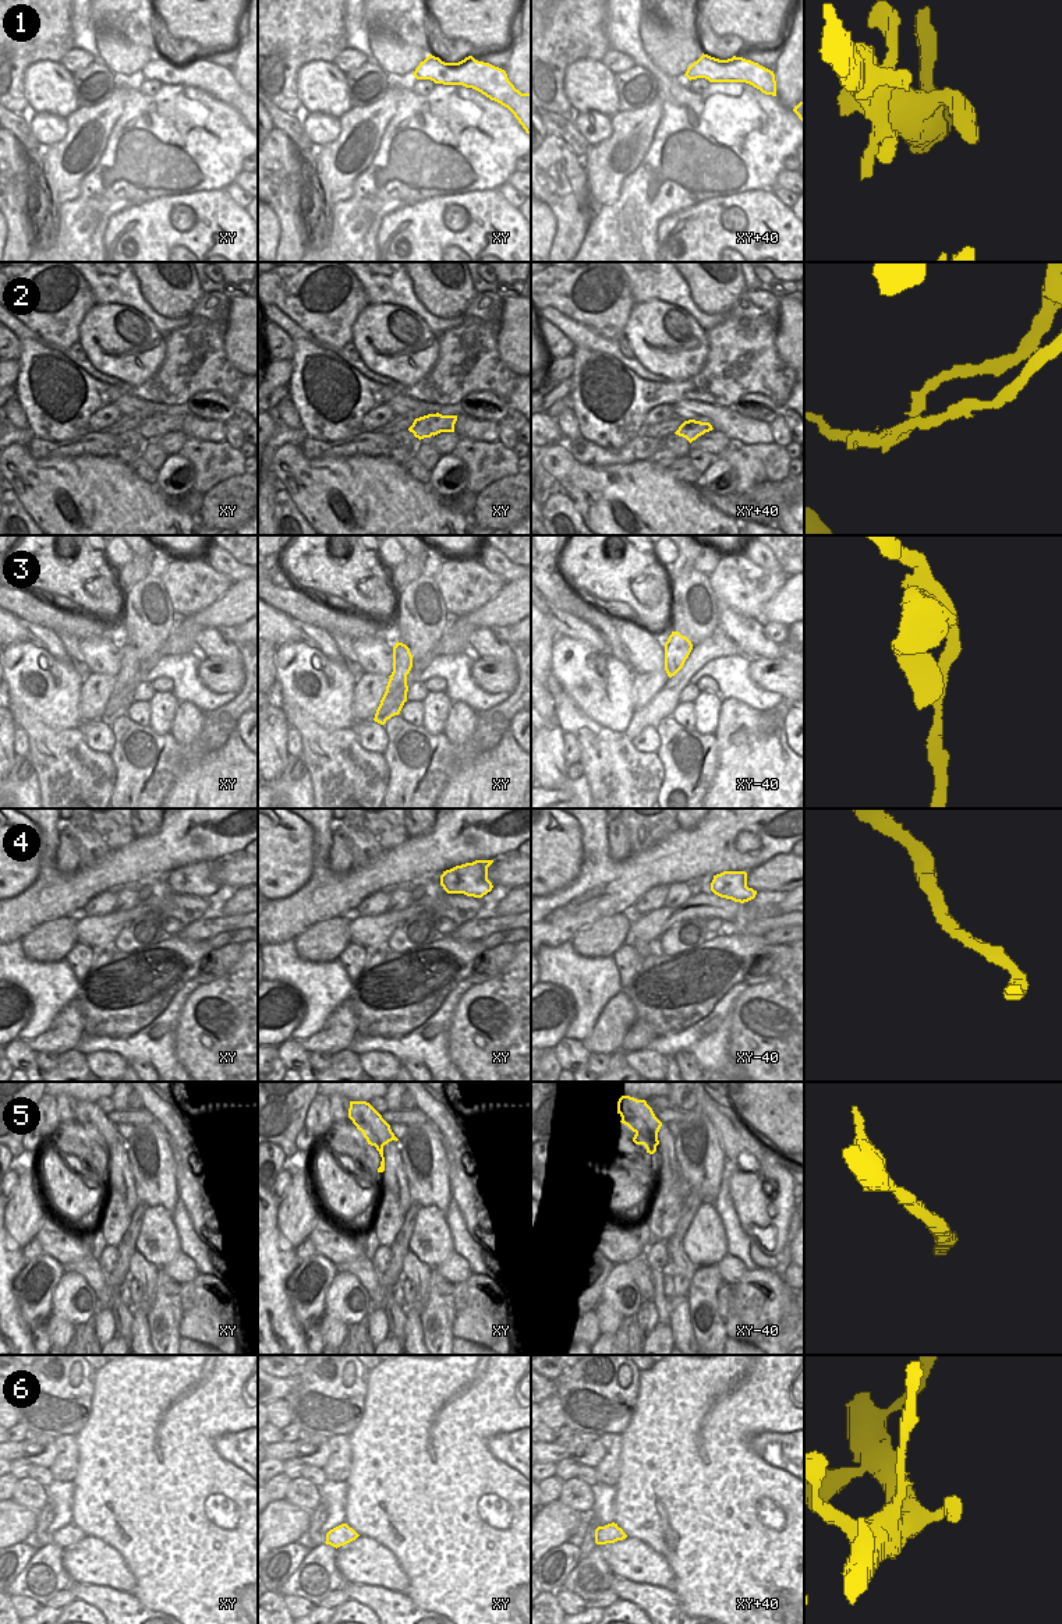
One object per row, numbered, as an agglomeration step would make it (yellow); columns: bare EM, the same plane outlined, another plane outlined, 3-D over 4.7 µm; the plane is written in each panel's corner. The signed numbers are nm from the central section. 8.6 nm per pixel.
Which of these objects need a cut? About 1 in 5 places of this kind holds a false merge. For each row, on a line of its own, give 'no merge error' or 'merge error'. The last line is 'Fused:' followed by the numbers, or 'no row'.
1: no merge error
2: merge error
3: no merge error
4: no merge error
5: no merge error
6: no merge error
Fused: 2

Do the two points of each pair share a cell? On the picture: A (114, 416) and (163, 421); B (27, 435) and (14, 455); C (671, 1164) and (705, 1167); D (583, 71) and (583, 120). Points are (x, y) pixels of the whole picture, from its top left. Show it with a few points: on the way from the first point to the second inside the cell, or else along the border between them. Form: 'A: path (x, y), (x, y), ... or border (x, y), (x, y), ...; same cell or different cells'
A: border (123, 416), (102, 431); different cells
B: border (14, 442), (25, 446); different cells
C: border (673, 1136), (673, 1154), (683, 1175); different cells
D: border (579, 110), (601, 112), (609, 117); different cells

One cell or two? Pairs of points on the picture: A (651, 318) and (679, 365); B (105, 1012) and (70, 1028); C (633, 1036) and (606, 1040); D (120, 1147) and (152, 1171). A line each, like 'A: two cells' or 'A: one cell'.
A: one cell
B: two cells
C: two cells
D: two cells

